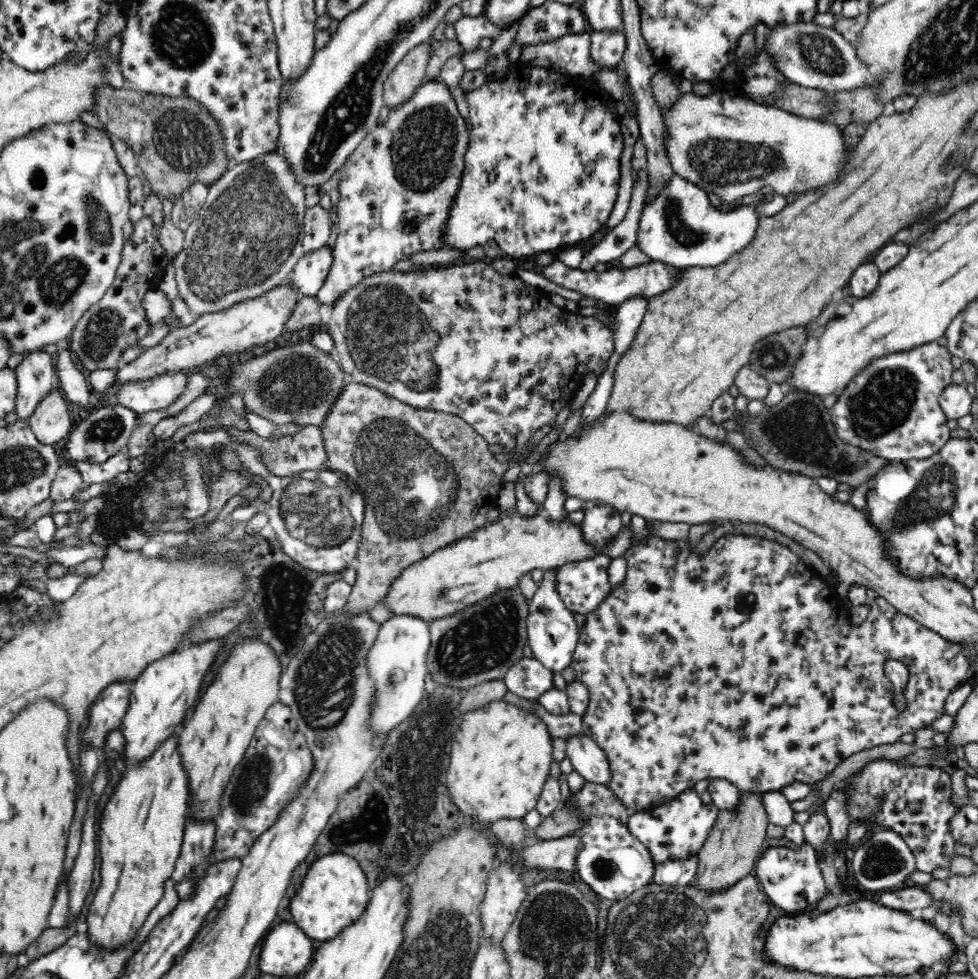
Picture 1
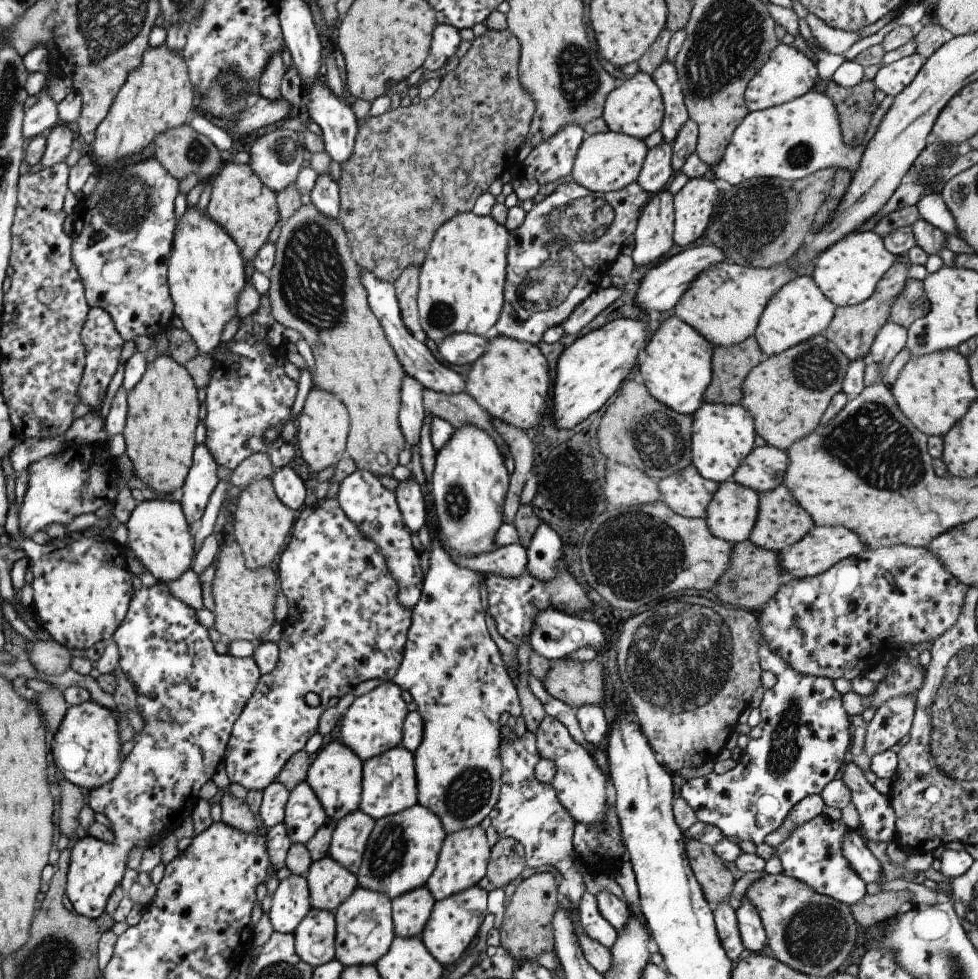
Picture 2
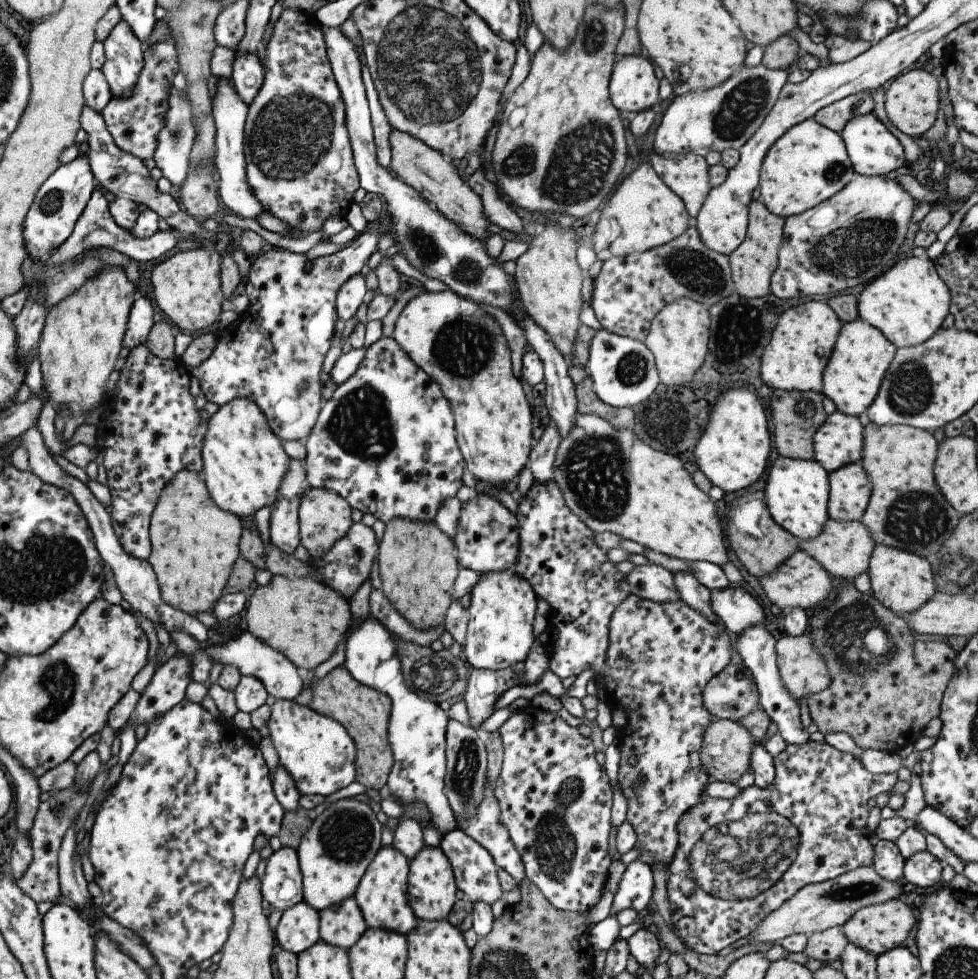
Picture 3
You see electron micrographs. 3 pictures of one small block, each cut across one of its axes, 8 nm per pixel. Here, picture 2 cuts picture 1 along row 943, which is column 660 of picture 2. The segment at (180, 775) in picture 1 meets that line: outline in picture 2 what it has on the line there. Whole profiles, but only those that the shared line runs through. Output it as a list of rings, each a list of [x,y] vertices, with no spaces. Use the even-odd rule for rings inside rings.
[[[638,71],[629,80],[619,81],[616,88],[609,92],[606,96],[602,118],[604,118],[610,131],[644,141],[652,132],[660,130],[660,126],[662,126],[664,118],[662,93],[649,74]]]

